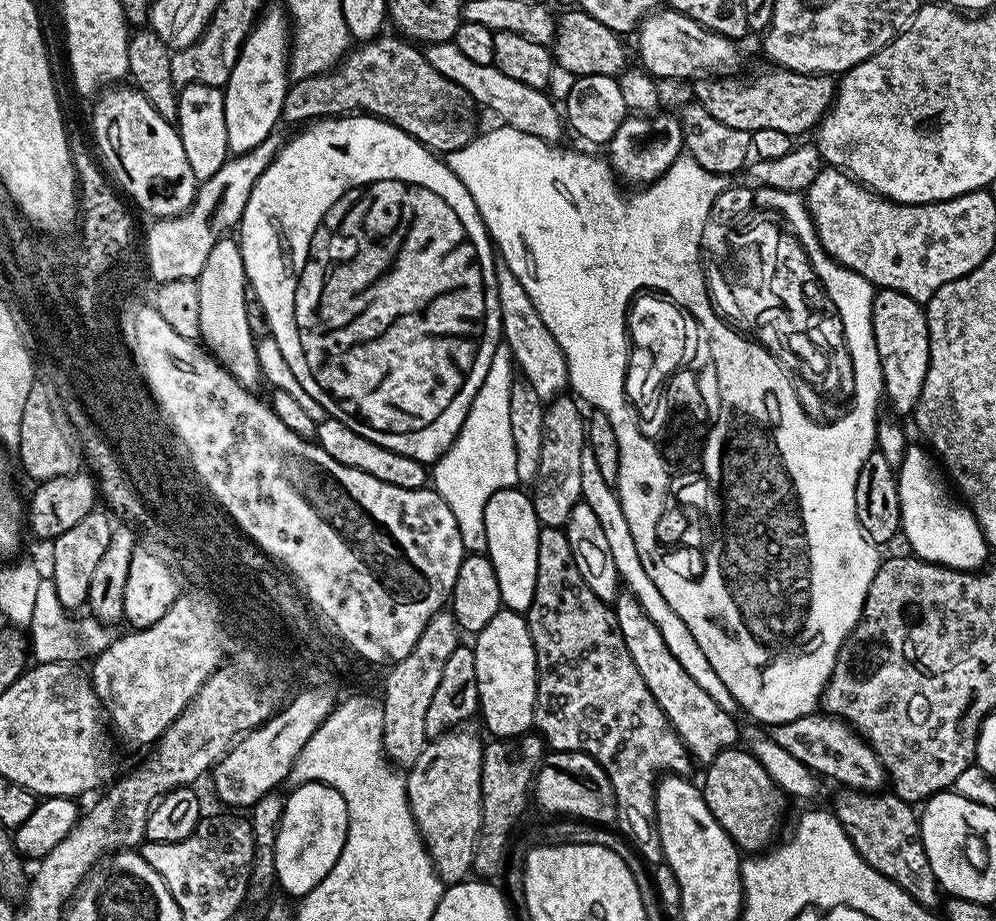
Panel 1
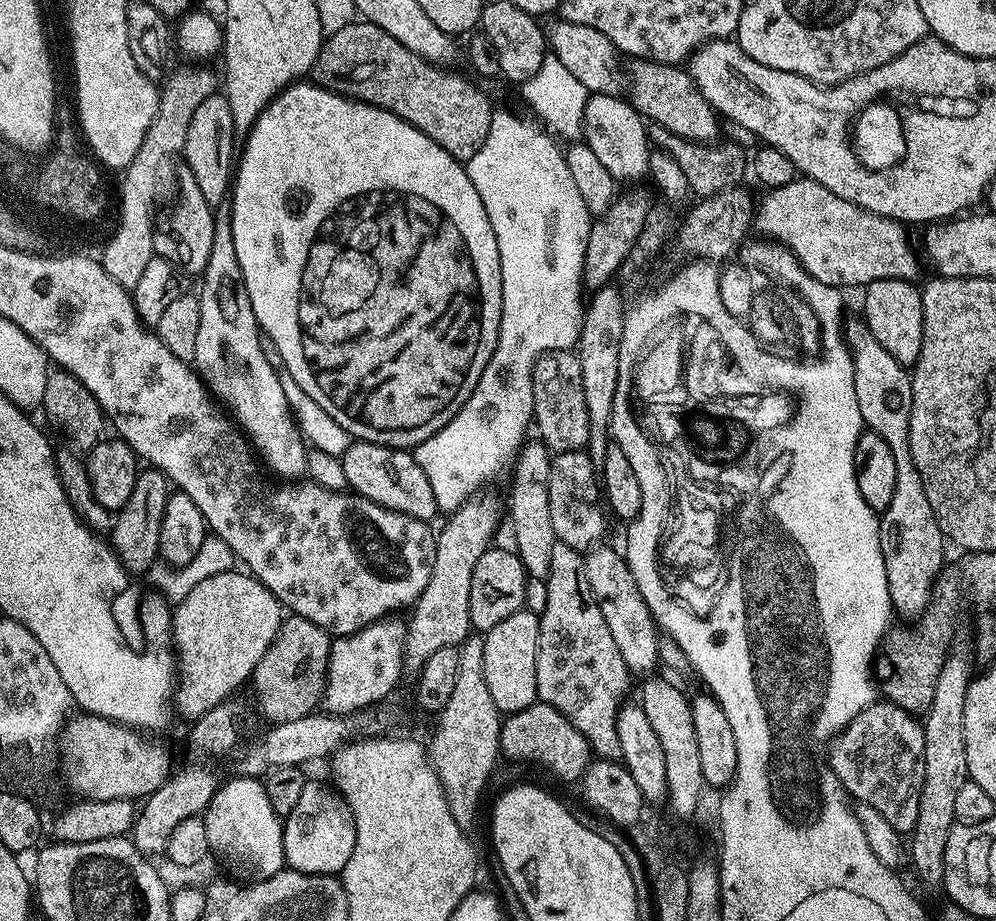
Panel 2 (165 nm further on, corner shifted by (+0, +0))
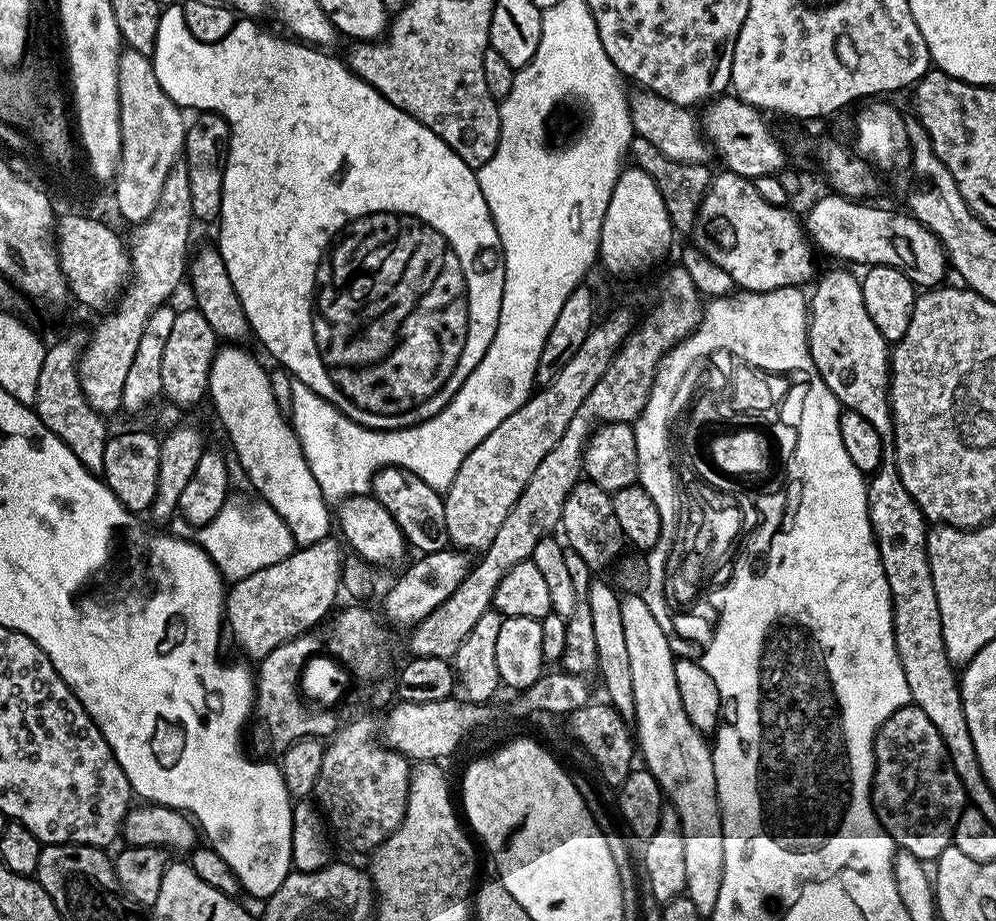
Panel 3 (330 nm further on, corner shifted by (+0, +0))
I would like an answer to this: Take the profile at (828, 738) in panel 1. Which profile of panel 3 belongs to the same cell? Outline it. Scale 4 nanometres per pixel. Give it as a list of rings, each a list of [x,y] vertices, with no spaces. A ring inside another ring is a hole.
[[[915,706],[899,708],[876,731],[874,758],[872,809],[878,822],[897,849],[914,854],[919,860],[935,862],[942,850],[952,844],[956,823],[968,804],[942,734],[934,730],[922,710]]]

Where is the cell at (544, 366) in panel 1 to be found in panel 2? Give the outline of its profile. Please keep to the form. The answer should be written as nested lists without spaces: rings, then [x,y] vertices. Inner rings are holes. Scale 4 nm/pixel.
[[[572,350],[545,352],[536,358],[532,371],[532,414],[534,428],[549,452],[579,452],[588,443],[590,426],[586,414],[586,394],[582,394],[582,366]]]

